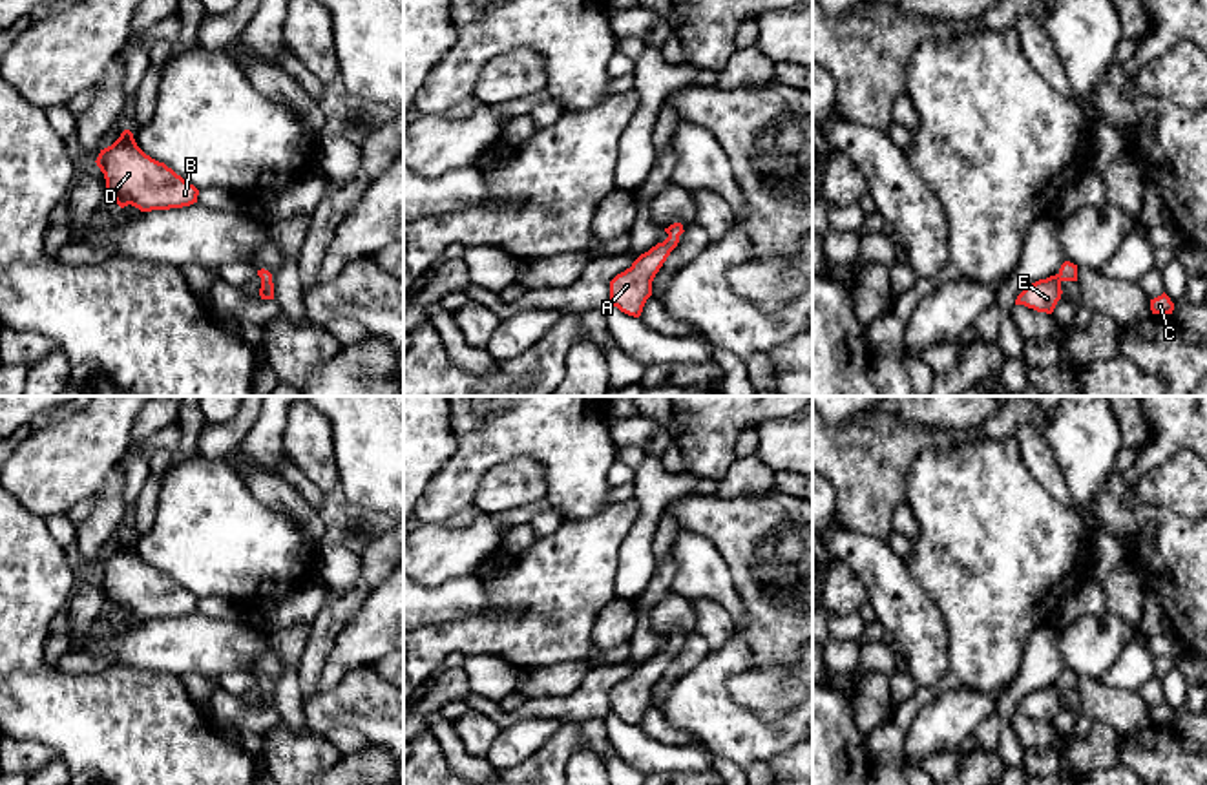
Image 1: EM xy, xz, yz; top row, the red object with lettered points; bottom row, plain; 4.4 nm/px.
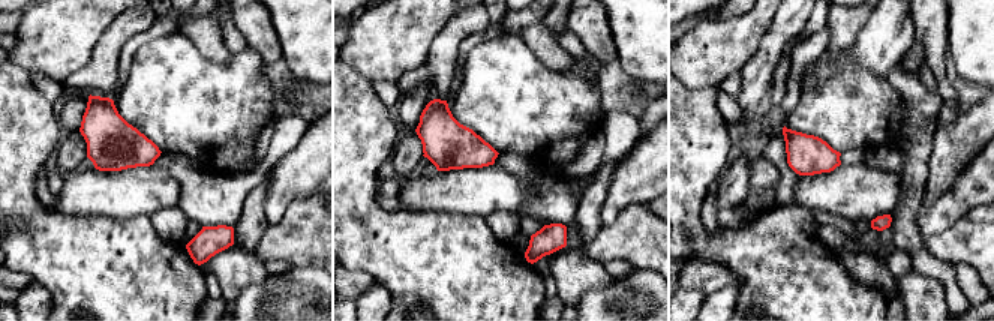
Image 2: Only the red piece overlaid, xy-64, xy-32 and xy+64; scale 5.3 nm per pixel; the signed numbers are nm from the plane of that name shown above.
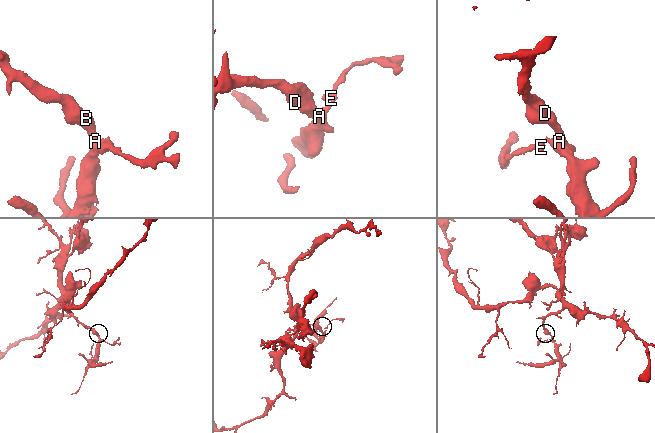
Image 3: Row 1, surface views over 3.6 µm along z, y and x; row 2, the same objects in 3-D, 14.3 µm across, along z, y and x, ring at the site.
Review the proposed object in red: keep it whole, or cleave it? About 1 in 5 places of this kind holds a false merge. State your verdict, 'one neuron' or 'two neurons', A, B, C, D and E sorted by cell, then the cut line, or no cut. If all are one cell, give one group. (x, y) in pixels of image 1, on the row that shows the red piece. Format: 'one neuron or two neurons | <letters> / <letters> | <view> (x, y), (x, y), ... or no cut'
one neuron | A B C D E | no cut

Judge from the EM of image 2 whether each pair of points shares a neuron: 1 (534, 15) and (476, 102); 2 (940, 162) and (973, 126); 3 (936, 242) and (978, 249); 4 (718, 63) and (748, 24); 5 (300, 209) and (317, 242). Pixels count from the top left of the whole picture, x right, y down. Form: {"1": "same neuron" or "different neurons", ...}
{"1": "different neurons", "2": "same neuron", "3": "same neuron", "4": "same neuron", "5": "same neuron"}

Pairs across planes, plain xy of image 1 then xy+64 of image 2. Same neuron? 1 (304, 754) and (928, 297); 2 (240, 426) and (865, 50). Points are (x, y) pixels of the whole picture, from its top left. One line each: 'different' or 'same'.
1: same
2: different

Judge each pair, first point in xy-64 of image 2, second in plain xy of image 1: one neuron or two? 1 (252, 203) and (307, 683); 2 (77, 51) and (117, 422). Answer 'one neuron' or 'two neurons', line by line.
1: one neuron
2: one neuron

